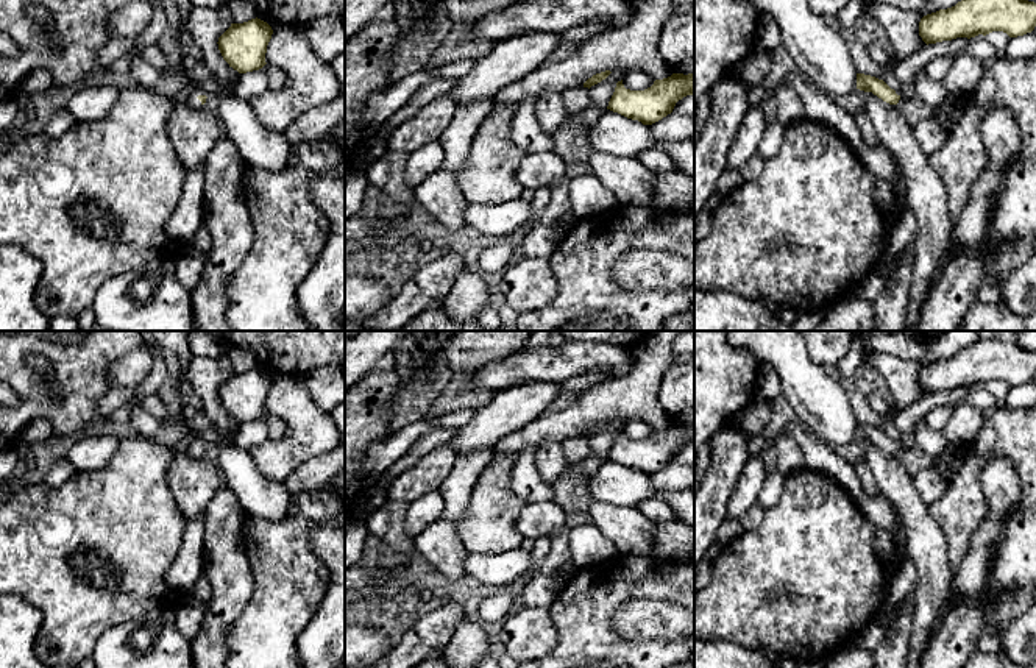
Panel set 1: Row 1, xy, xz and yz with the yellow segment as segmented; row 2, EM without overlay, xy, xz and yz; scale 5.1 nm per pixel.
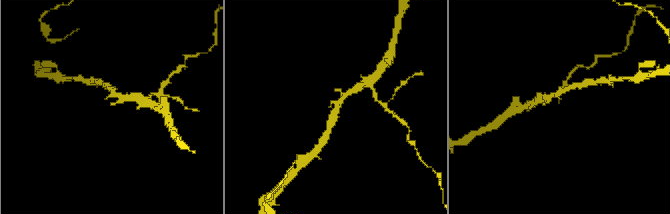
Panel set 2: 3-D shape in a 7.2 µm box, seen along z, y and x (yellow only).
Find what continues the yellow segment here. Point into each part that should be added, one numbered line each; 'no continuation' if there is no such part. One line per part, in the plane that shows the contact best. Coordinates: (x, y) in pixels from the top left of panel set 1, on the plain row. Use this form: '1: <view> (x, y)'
1: xy (192, 450)

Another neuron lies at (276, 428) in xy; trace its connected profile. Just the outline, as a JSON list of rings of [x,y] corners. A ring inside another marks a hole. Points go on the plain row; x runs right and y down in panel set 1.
[[[265,414],[265,421],[268,426],[268,434],[271,440],[281,440],[287,434],[287,425],[276,415]]]

